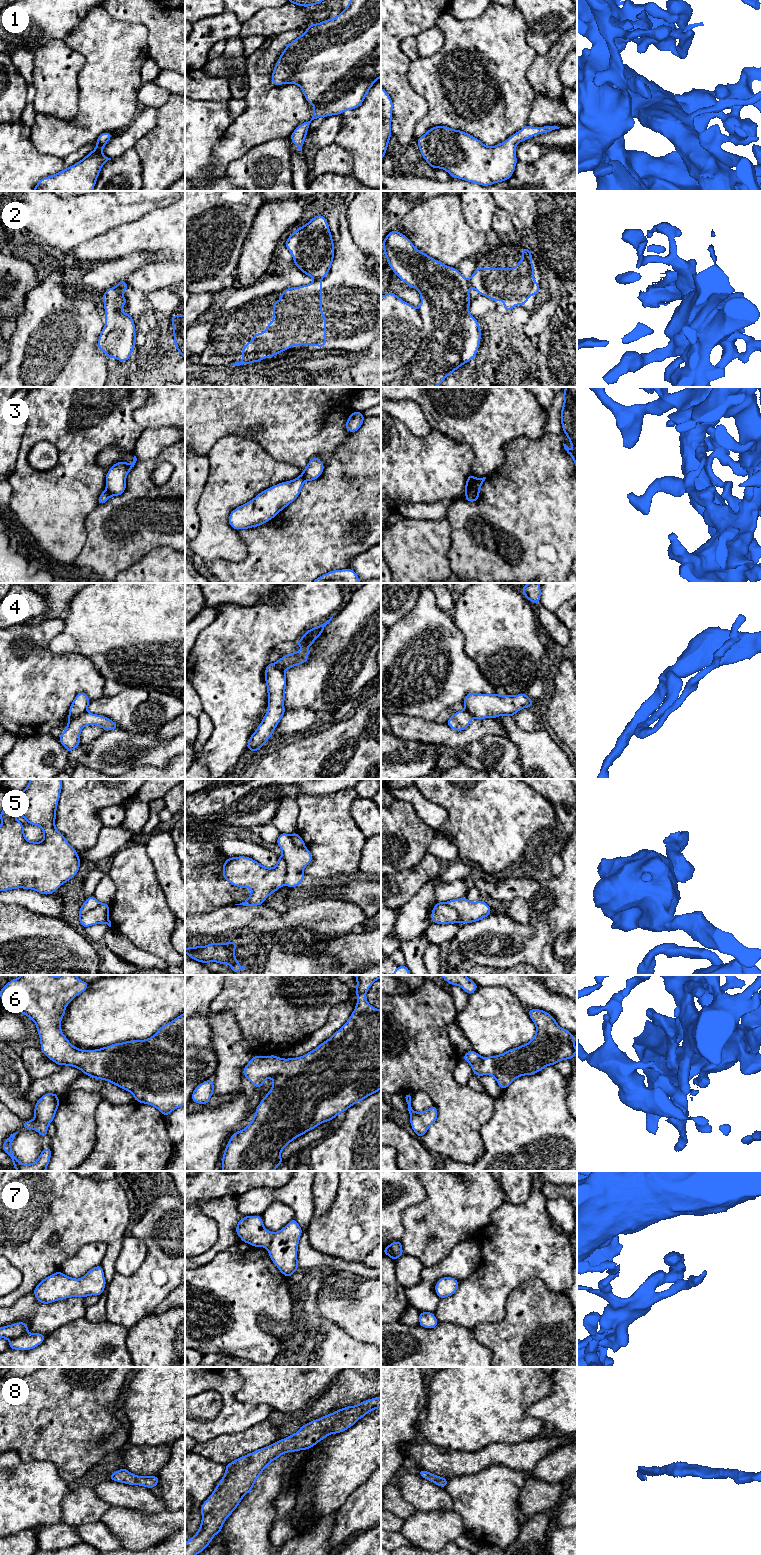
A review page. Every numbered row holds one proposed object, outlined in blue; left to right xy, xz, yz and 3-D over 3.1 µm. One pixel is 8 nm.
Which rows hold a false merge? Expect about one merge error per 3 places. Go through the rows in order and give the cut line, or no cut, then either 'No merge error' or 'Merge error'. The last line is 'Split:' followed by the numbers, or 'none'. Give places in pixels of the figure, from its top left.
1: No split. No merge error
2: Split along yz (468, 280), (471, 286). Merge error
3: Split along yz (479, 479), (465, 497). Merge error
4: Split along xy (87, 711), (69, 720). Merge error
5: Split along xz (281, 856), (286, 864), (286, 879), (283, 884). Merge error
6: No split. No merge error
7: No split. No merge error
8: No split. No merge error
Split: 2, 3, 4, 5

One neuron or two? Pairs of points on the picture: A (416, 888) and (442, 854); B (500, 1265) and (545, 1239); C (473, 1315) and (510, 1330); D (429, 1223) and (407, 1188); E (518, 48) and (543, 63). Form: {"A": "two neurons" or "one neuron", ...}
{"A": "two neurons", "B": "one neuron", "C": "two neurons", "D": "two neurons", "E": "two neurons"}

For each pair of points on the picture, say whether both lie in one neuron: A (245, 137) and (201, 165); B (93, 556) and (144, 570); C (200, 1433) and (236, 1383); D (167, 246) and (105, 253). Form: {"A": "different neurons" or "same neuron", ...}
{"A": "different neurons", "B": "different neurons", "C": "same neuron", "D": "same neuron"}

